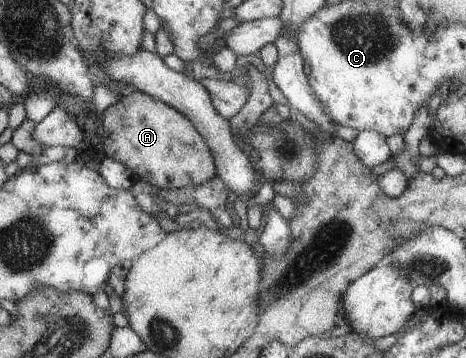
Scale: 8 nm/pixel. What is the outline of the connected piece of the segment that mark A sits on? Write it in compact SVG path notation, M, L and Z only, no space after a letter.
M133 91L109 106L102 117L105 154L124 163L132 171L134 182L144 180L159 189L179 189L217 175L212 153L200 133L186 116L165 102Z

